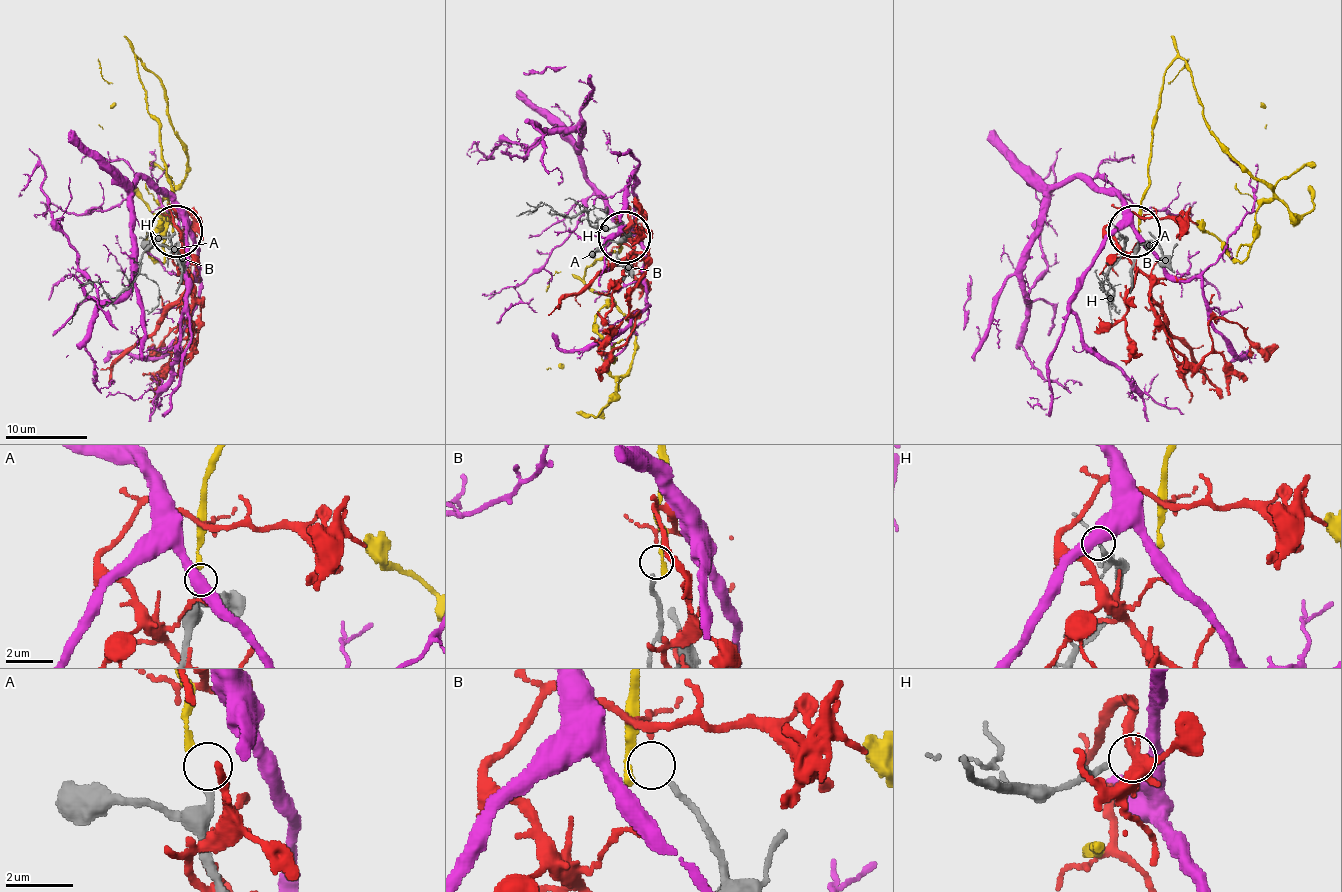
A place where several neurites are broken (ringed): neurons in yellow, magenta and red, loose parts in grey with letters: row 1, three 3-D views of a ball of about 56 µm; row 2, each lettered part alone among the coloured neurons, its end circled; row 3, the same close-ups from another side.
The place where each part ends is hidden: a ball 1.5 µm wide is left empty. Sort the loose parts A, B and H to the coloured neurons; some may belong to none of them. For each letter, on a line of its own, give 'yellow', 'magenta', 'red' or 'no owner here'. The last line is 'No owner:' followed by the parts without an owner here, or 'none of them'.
A: yellow
B: no owner here
H: magenta
No owner: B

